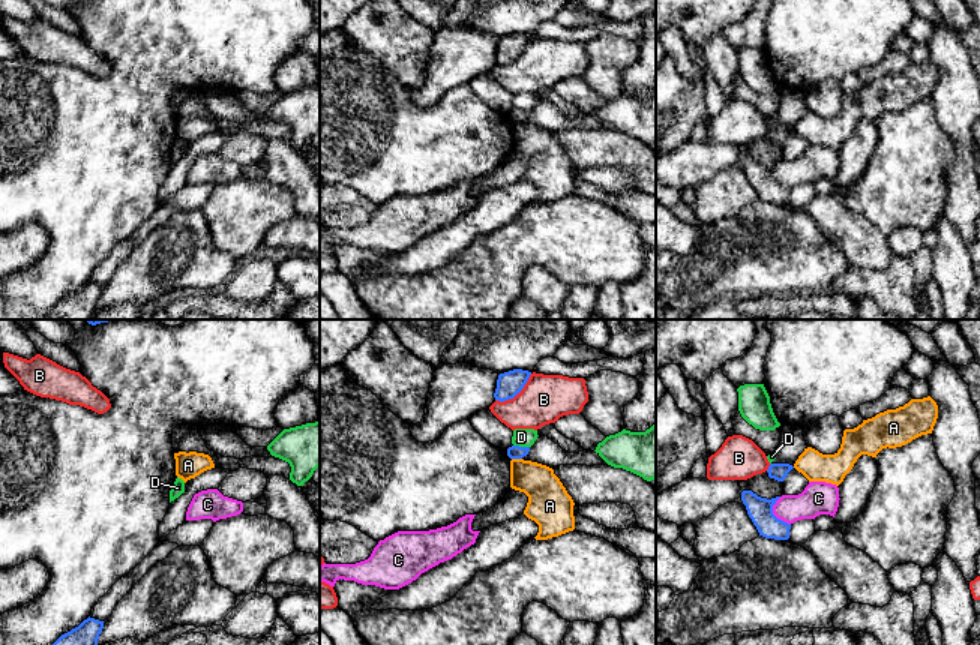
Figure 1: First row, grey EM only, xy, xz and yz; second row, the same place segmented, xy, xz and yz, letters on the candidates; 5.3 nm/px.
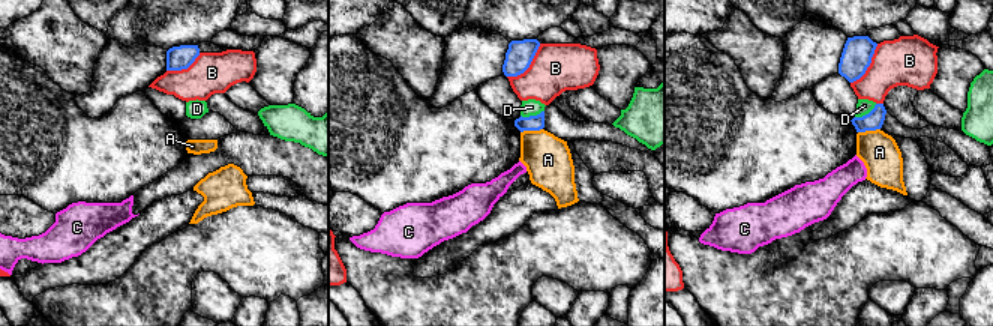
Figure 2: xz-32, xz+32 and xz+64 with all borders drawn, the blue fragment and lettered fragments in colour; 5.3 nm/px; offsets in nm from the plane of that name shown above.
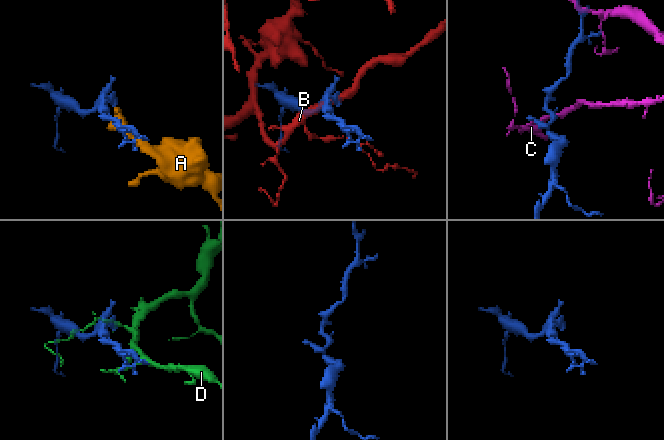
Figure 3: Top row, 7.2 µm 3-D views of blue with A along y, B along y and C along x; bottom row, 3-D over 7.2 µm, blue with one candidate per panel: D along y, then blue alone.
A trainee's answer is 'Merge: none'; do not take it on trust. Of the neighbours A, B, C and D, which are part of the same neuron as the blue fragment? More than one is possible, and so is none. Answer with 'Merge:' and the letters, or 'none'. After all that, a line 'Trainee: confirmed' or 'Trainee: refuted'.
Merge: none
Trainee: confirmed

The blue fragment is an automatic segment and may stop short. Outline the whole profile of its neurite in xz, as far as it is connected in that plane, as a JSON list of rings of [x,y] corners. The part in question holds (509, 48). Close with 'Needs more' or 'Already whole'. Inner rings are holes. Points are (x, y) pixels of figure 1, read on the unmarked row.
[[[513,33],[498,39],[497,52],[494,57],[495,64],[504,66],[513,63],[527,48],[531,36]]]. Already whole

